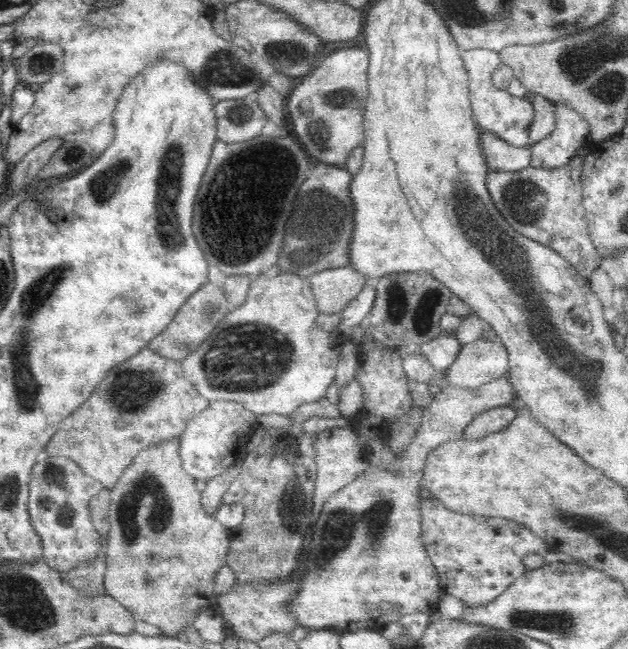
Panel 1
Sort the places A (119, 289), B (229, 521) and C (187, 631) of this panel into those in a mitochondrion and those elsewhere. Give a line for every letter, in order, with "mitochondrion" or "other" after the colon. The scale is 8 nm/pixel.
A: other
B: other
C: other

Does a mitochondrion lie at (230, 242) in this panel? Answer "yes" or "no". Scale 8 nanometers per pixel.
yes

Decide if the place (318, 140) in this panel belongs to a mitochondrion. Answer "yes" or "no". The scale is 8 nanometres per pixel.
yes

